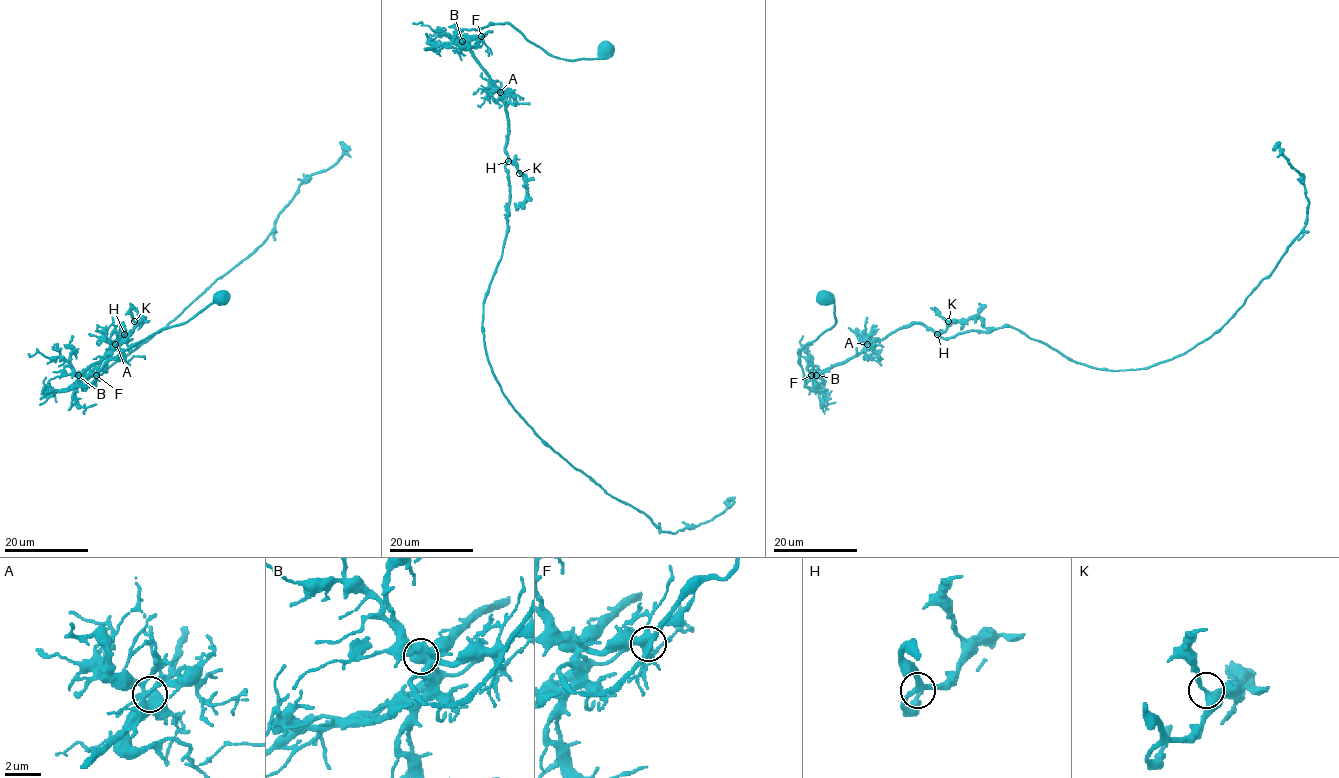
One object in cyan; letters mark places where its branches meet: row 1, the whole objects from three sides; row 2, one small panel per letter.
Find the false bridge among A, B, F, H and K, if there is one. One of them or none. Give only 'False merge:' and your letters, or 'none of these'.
False merge: B

